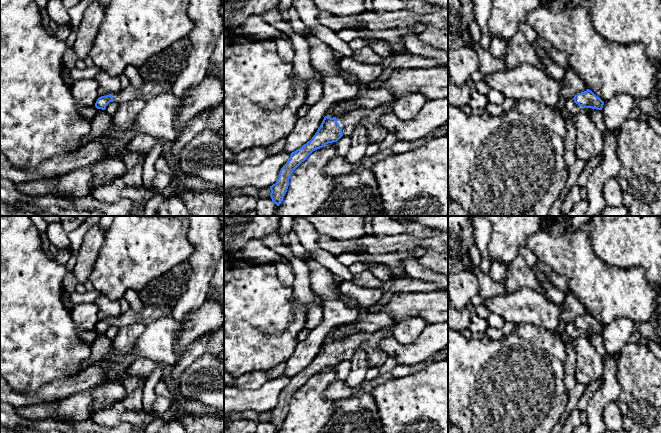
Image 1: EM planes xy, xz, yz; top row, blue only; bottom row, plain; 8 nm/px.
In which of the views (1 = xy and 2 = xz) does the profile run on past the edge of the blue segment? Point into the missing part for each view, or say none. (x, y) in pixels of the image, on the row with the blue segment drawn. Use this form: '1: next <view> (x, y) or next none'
1: next xy (159, 73)
2: next xz (376, 133)

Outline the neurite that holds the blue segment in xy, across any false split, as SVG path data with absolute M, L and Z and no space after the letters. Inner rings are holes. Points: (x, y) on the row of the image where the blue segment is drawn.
M185 37L168 48L152 56L140 68L137 68L143 80L140 89L128 86L119 92L101 96L95 107L105 110L110 102L124 103L136 99L148 101L166 92L171 92L179 73L186 67L191 51L191 43Z

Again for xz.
M395 100L387 102L376 109L359 107L342 116L325 116L320 127L310 141L292 152L287 163L281 168L275 184L270 186L270 197L279 206L287 192L289 179L293 171L304 162L315 150L322 148L328 143L337 142L342 136L351 135L358 124L364 124L369 144L380 143L387 136L388 131L383 128L378 120L384 112L392 111Z

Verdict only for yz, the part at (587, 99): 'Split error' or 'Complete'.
Complete

